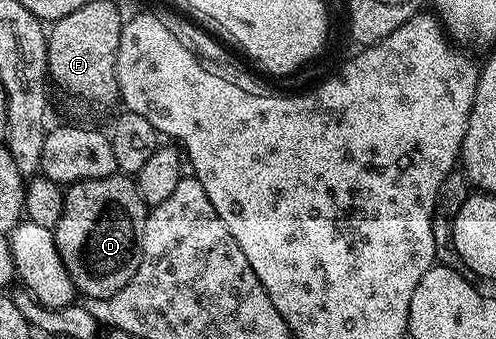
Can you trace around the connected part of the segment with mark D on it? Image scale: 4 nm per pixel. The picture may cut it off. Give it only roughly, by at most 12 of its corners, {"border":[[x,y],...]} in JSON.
{"border":[[129,175],[73,182],[55,228],[77,295],[138,272],[149,207]]}

